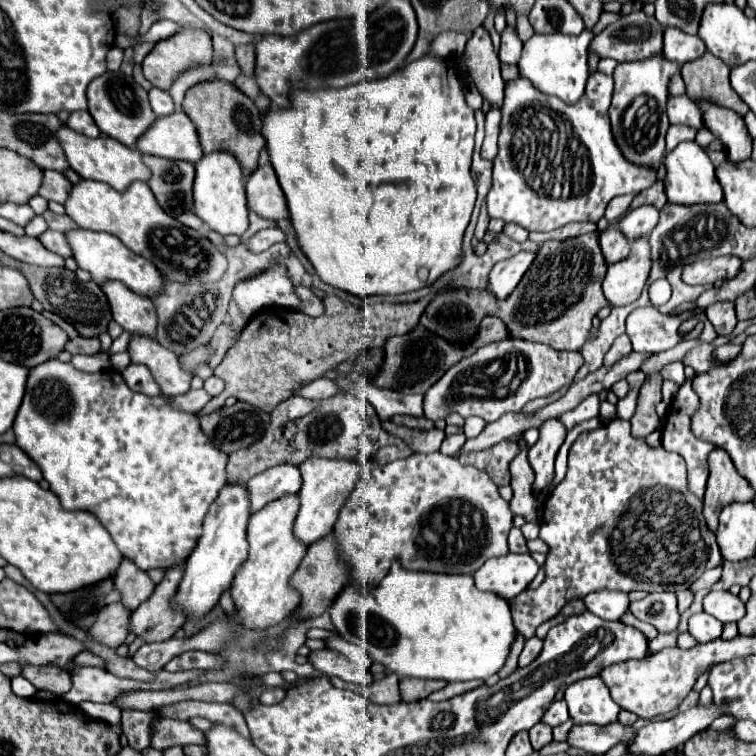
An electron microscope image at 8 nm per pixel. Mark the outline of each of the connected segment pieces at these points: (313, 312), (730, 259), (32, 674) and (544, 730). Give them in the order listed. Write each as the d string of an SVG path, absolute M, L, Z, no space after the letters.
M305 286L301 288L295 288L295 294L299 298L299 306L297 306L297 312L305 312L309 316L319 316L321 310L323 310L323 302Z
M719 256L717 260L697 260L683 268L681 280L685 284L715 284L719 280L729 280L741 270L743 260L737 256Z
M23 666L21 674L37 688L51 692L55 696L65 696L71 688L71 680L67 672L61 672L53 666Z
M541 722L535 724L535 726L529 730L529 738L531 738L531 746L533 746L535 752L541 750L543 746L547 746L547 744L553 740L549 726L547 726L547 724L541 724Z

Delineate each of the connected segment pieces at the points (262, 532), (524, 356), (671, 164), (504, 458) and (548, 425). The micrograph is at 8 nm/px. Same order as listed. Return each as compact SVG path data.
M297 494L267 504L249 518L249 560L243 564L241 572L237 572L231 586L231 598L235 602L237 616L241 618L241 626L245 630L267 630L275 624L281 624L299 606L301 596L297 596L297 590L289 588L289 578L299 568L299 562L303 560L307 548L299 540L293 540L295 516Z
M511 338L493 342L479 348L473 356L459 360L425 392L423 416L437 422L445 420L449 412L457 412L463 418L479 416L487 422L495 422L503 414L519 412L527 402L549 396L563 384L573 382L581 366L583 356L579 352L557 352L545 344Z
M683 142L665 154L665 194L671 204L711 204L723 202L723 190L715 178L715 166L711 164L707 152L695 142Z
M505 440L495 444L493 448L479 450L479 452L463 452L459 456L459 462L471 464L475 468L481 468L491 476L491 480L501 486L509 484L509 462L519 454L519 444L517 440Z
M547 420L539 428L539 432L541 432L541 436L539 436L537 444L531 446L527 452L527 460L535 472L535 480L531 486L533 492L541 492L545 486L551 484L553 462L555 462L555 456L567 436L567 432L559 420Z

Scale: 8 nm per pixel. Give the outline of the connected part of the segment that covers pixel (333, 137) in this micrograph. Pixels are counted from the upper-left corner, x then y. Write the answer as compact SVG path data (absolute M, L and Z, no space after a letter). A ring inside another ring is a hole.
M425 56L425 60L417 60L403 70L393 72L387 78L363 82L355 86L347 86L341 90L317 90L317 92L293 92L291 106L285 110L271 108L263 114L263 134L267 140L271 164L277 172L279 184L285 192L289 206L289 220L293 224L297 244L309 262L315 268L315 274L321 282L339 288L343 292L371 298L371 296L387 296L387 294L407 294L425 286L431 286L445 272L457 268L461 264L461 246L463 234L469 226L471 212L475 206L475 182L471 178L471 154L473 154L473 136L475 136L475 118L473 110L465 104L461 80L455 72L455 64L449 58Z

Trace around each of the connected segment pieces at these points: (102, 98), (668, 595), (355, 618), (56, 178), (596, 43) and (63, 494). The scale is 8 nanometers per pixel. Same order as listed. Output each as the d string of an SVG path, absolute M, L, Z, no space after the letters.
M105 72L97 76L87 88L87 100L89 100L89 114L93 116L99 130L109 138L119 140L125 146L135 146L137 138L157 118L149 108L147 92L141 90L141 86L135 84L135 80L131 76L125 76L123 72Z
M653 592L639 602L631 602L631 614L655 626L661 634L669 634L679 626L679 610L677 598L673 592Z
M399 564L367 594L345 586L329 614L341 638L365 648L387 672L411 678L487 680L503 668L515 640L507 600L477 590L471 576L405 572Z
M45 170L43 172L43 184L41 184L37 194L43 196L45 200L53 200L53 202L63 204L67 194L69 194L69 190L71 190L71 182L61 172Z
M643 10L631 12L629 16L621 16L617 22L609 24L601 34L597 34L591 42L591 50L601 58L613 58L617 62L639 62L663 52L663 32L661 24L657 24L655 16L647 16Z
M47 360L45 364L37 366L37 368L31 368L29 380L27 380L27 392L25 392L23 404L17 412L13 430L15 430L15 436L17 436L17 446L41 468L43 478L49 482L49 488L59 498L61 506L65 510L85 510L85 512L91 512L93 516L97 516L97 520L103 524L103 528L107 528L107 532L115 540L121 554L145 572L149 572L153 568L169 570L169 568L175 568L189 558L189 554L197 546L197 540L201 538L203 518L205 518L209 506L215 502L221 488L227 484L225 466L227 466L229 456L225 452L221 452L219 448L215 448L213 442L201 432L199 418L195 414L173 408L169 404L169 398L163 396L163 394L149 398L145 394L129 390L129 386L125 384L125 380L119 372L89 374L89 372L81 372L81 370L73 368L73 364L63 364L59 360Z

